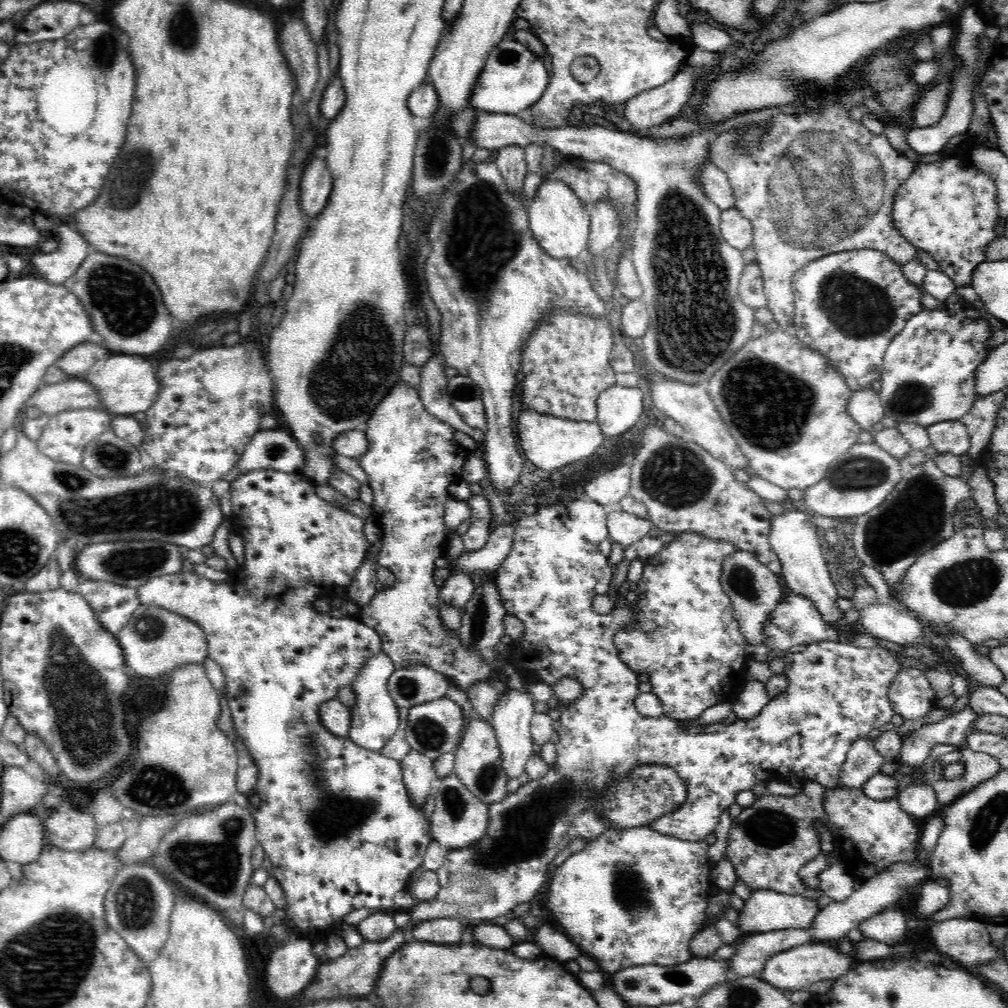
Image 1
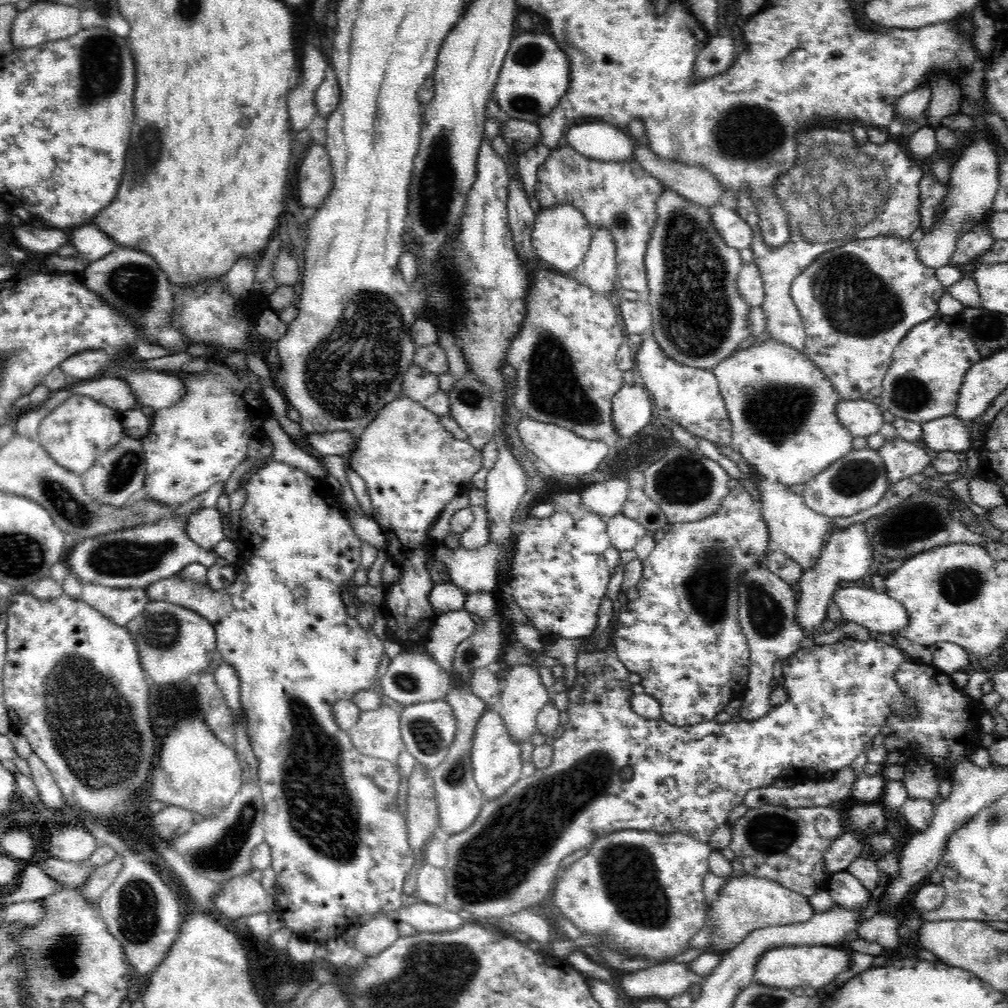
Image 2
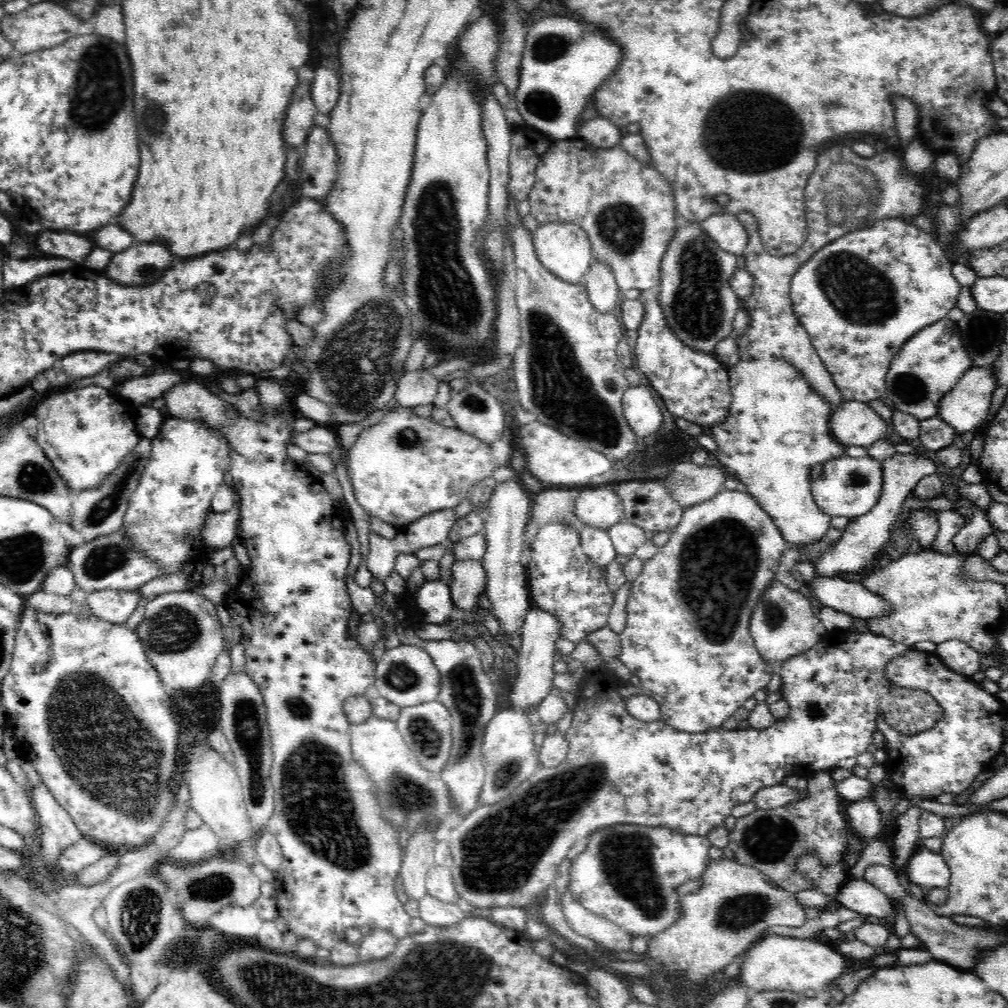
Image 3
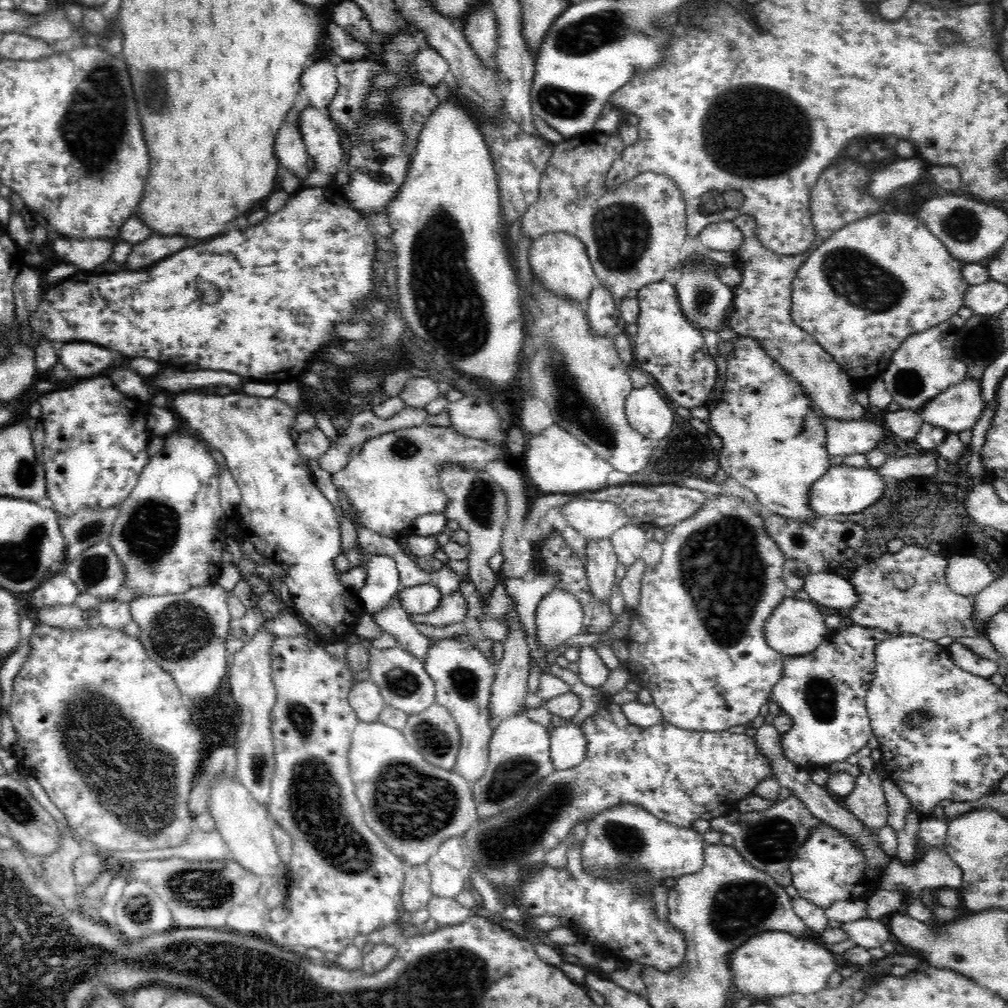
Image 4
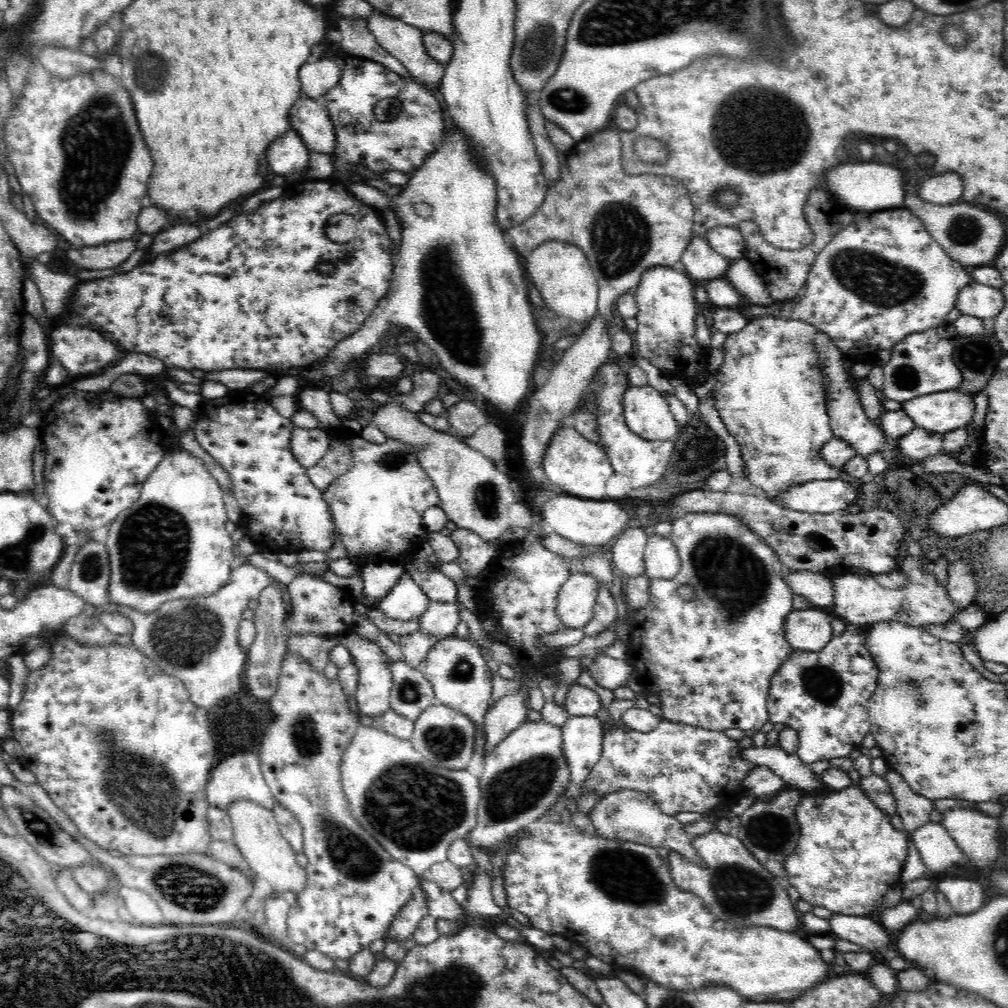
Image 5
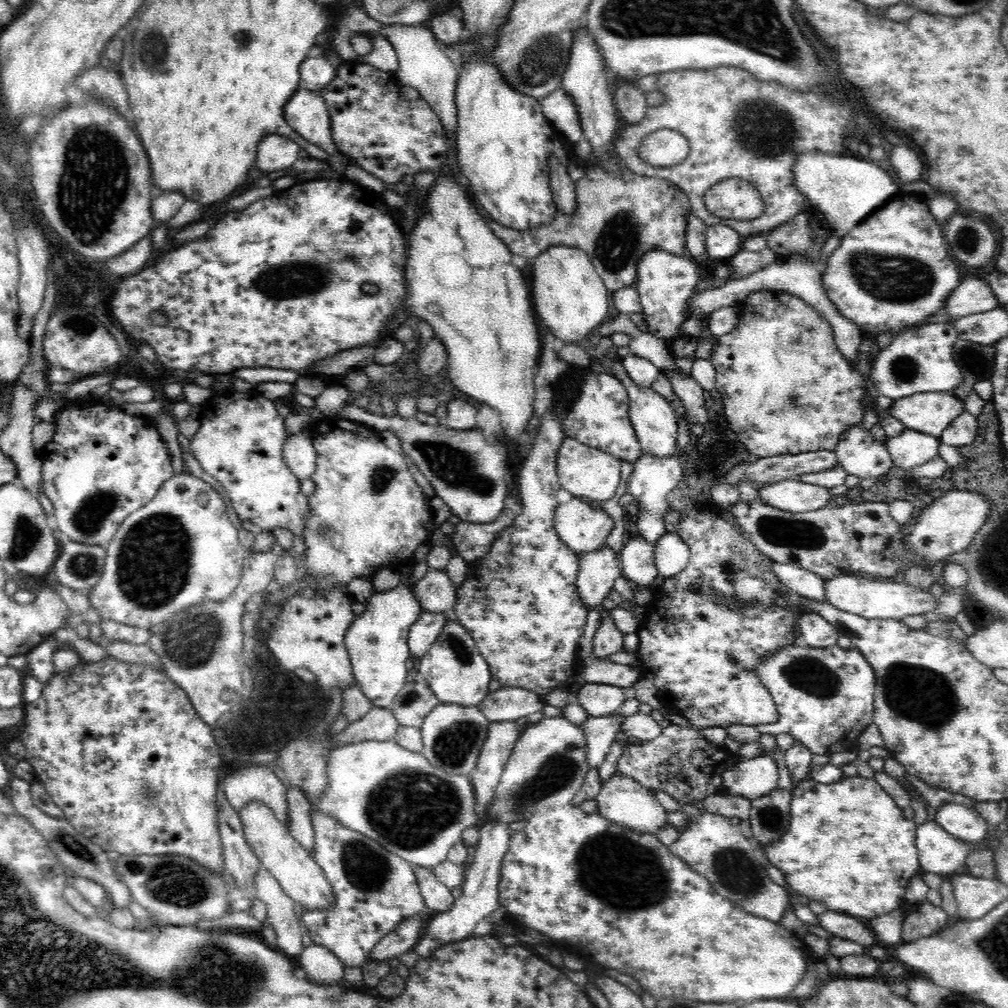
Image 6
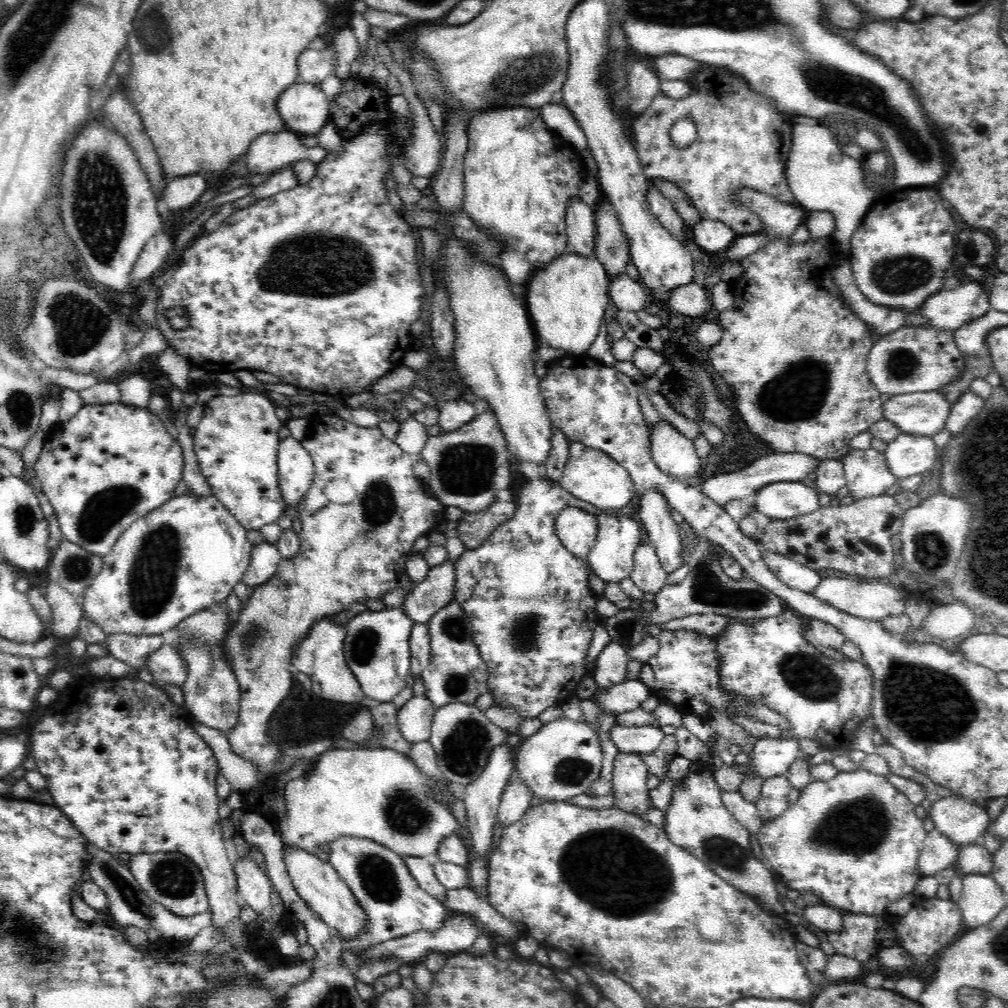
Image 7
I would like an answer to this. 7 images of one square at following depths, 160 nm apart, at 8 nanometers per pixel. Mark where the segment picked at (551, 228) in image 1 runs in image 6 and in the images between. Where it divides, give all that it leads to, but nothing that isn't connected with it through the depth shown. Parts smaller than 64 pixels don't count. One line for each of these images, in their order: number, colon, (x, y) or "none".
2: (561, 237)
3: (563, 248)
4: (561, 262)
5: (561, 272)
6: (570, 299)

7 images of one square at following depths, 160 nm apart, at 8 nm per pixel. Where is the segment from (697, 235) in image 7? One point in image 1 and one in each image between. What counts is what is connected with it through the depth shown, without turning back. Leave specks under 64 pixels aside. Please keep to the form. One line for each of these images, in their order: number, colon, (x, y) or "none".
1: (738, 232)
2: (735, 231)
3: (727, 231)
4: (723, 236)
5: (728, 241)
6: (722, 242)

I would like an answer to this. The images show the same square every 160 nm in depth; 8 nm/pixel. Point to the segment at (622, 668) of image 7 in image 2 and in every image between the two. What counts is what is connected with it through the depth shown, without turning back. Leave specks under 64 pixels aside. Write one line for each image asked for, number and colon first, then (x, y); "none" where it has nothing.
2: (591, 531)
3: (598, 546)
4: (601, 561)
5: (604, 613)
6: (608, 640)

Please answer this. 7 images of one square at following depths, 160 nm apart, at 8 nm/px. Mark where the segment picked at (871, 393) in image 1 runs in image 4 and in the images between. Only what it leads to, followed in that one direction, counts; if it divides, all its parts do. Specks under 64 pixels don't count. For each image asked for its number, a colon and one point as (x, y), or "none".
2: (861, 417)
3: (853, 423)
4: (844, 437)

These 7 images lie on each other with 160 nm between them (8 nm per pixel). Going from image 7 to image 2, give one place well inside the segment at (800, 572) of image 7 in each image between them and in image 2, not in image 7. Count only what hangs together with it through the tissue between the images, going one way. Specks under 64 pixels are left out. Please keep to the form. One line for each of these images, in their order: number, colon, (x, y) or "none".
2: (876, 611)
3: (853, 598)
4: (829, 589)
5: (818, 588)
6: (808, 584)

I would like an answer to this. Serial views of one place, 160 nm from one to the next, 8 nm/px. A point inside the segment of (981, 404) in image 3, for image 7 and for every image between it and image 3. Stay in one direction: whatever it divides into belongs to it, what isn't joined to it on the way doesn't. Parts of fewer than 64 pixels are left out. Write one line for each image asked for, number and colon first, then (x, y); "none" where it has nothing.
4: (957, 408)
5: (941, 412)
6: (931, 413)
7: (925, 413)

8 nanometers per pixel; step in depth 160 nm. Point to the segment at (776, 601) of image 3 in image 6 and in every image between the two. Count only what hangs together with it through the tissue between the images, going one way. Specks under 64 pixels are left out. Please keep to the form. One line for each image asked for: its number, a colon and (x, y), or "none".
4: (796, 627)
5: (810, 629)
6: (816, 632)

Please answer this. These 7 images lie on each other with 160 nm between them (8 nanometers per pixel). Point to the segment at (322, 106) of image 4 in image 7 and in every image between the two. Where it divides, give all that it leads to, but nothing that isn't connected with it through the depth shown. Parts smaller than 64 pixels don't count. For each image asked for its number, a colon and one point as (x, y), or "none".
5: (316, 78)
6: (315, 72)
7: (314, 66)

